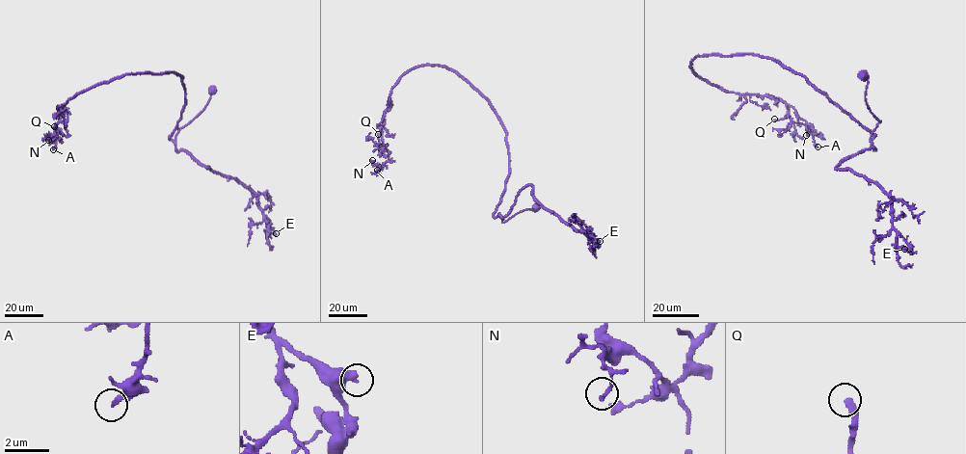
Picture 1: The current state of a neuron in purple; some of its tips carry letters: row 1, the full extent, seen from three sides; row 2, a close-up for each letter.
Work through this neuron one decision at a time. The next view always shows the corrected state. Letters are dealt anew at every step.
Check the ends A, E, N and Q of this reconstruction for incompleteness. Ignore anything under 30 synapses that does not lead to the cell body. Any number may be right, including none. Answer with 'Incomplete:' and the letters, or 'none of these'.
Incomplete: Q

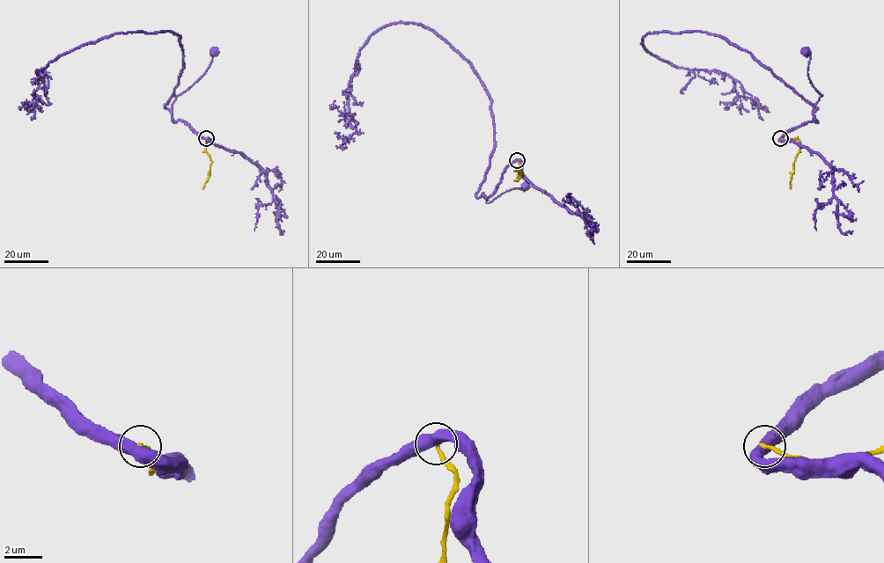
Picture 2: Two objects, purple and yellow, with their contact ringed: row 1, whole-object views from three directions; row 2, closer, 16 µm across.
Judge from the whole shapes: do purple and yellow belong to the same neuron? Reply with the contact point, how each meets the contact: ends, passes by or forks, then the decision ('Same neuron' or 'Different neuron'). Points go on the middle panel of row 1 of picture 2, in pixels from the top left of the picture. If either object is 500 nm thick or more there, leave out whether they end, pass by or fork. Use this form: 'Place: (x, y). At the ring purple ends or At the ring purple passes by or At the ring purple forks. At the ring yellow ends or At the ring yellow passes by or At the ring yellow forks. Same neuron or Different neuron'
Place: (517, 160). Different neuron

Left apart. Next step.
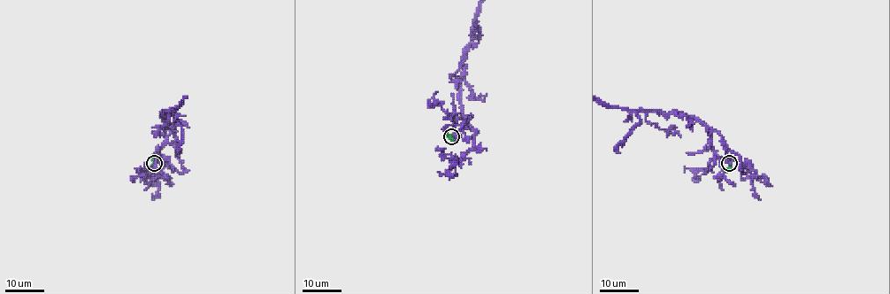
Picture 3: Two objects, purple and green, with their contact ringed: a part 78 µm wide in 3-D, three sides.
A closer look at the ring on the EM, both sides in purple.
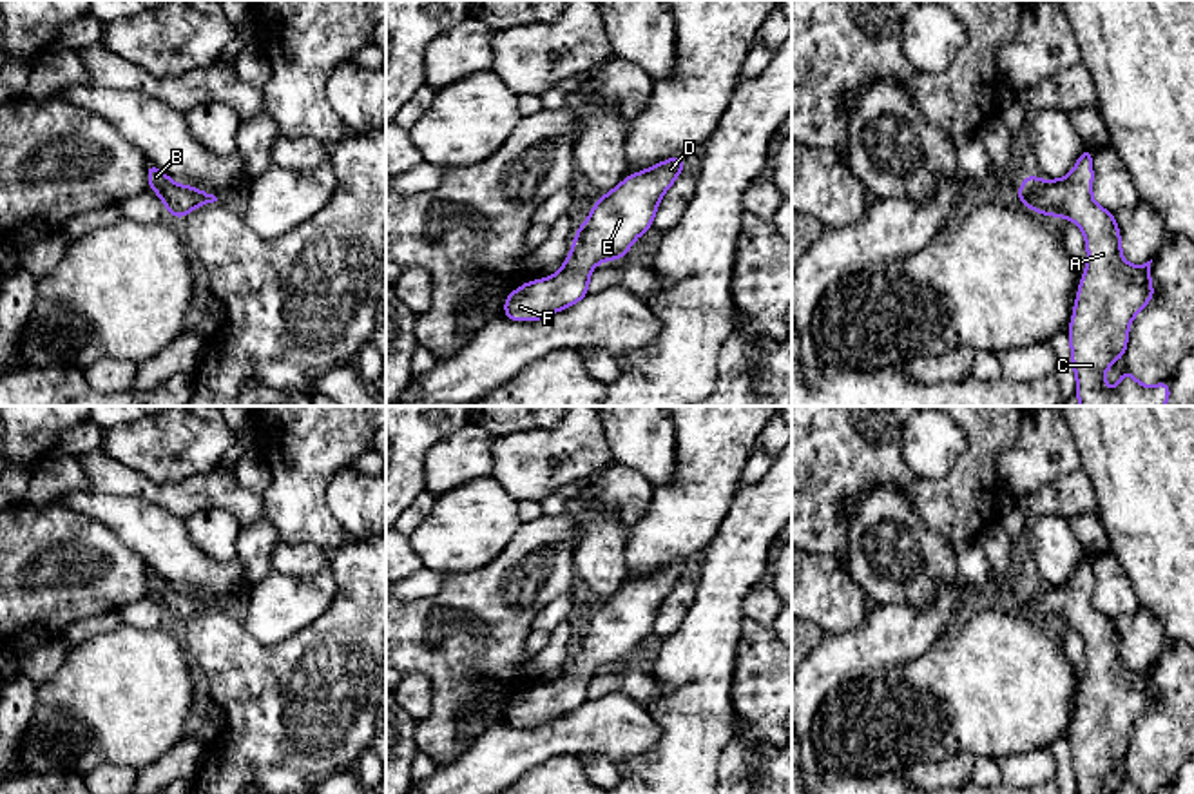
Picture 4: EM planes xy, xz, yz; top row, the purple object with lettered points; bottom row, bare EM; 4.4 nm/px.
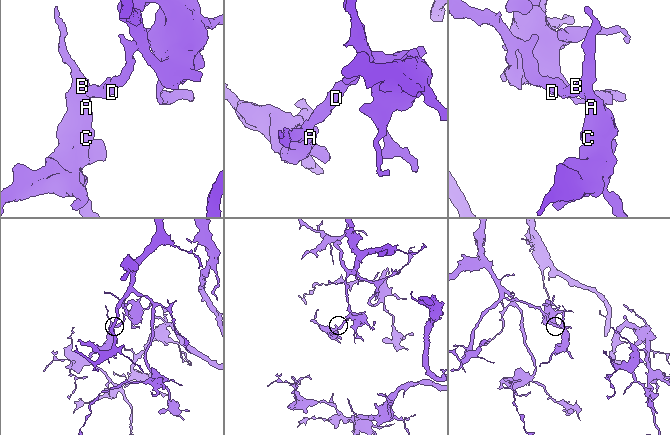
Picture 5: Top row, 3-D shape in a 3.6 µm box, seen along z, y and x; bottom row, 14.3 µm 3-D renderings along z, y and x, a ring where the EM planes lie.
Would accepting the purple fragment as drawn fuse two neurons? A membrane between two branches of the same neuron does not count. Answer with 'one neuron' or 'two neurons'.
one neuron

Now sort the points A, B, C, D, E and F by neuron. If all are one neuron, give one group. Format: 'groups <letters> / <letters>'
groups A B C D E F

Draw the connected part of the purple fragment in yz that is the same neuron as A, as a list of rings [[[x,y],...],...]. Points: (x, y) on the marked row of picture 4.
[[[1083,147],[1074,169],[1060,179],[1040,179],[1033,174],[1022,178],[1018,203],[1042,216],[1058,216],[1076,223],[1085,237],[1087,266],[1080,279],[1078,295],[1071,324],[1067,328],[1071,343],[1071,361],[1076,375],[1076,397],[1080,406],[1165,406],[1170,397],[1169,381],[1156,386],[1143,386],[1127,368],[1112,392],[1105,386],[1107,368],[1125,357],[1129,326],[1136,314],[1154,299],[1151,283],[1151,261],[1132,266],[1122,256],[1122,236],[1109,212],[1093,201],[1093,150]]]

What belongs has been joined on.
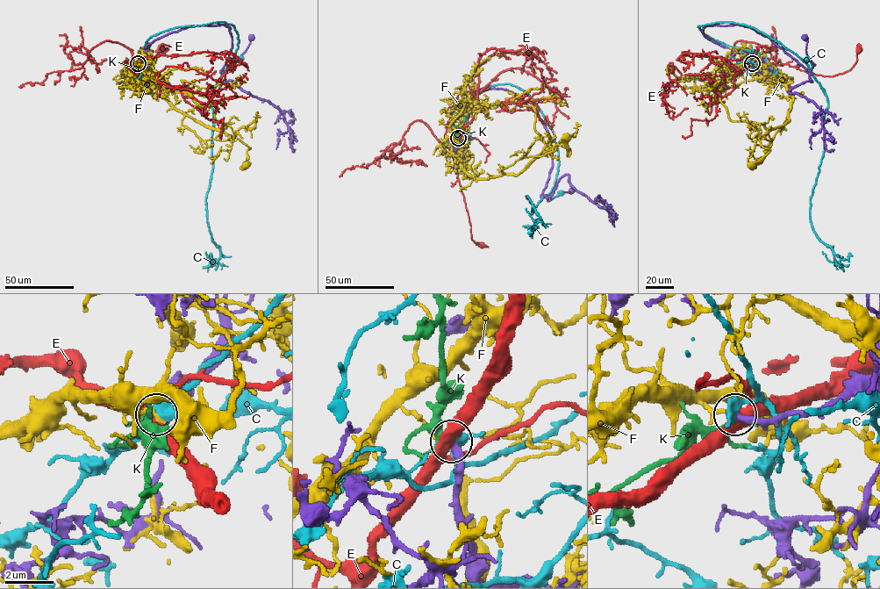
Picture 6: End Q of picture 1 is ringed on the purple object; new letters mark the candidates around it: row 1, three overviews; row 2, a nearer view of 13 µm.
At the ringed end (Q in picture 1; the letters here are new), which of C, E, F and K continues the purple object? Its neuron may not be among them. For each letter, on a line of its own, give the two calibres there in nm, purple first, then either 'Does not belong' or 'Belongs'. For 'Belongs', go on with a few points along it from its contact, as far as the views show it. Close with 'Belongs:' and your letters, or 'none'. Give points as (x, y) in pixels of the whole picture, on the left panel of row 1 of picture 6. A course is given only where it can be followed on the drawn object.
C: Thickness 320 nm (purple) against 340 nm. Does not belong
E: Thickness 320 nm (purple) against 400 nm. Does not belong
F: Thickness 300 nm (purple) against 170 nm. Does not belong
K: Thickness 320 nm (purple) against 180 nm. Does not belong
Belongs: none

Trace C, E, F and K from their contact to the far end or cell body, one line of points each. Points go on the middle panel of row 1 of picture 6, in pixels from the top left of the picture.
C: (458, 138), (466, 136), (461, 129), (474, 93), (519, 87), (556, 145), (556, 180), (544, 197), (561, 192)
E: (458, 138), (453, 147), (454, 164), (471, 225), (471, 237), (482, 245)
F: (458, 138), (441, 153), (485, 178), (518, 175), (557, 145), (568, 155), (567, 138)
K: (458, 138), (457, 128), (454, 125)

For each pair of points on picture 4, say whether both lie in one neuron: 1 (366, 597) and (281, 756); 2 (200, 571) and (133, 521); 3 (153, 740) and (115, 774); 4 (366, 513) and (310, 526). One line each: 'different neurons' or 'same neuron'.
1: same neuron
2: same neuron
3: different neurons
4: different neurons

